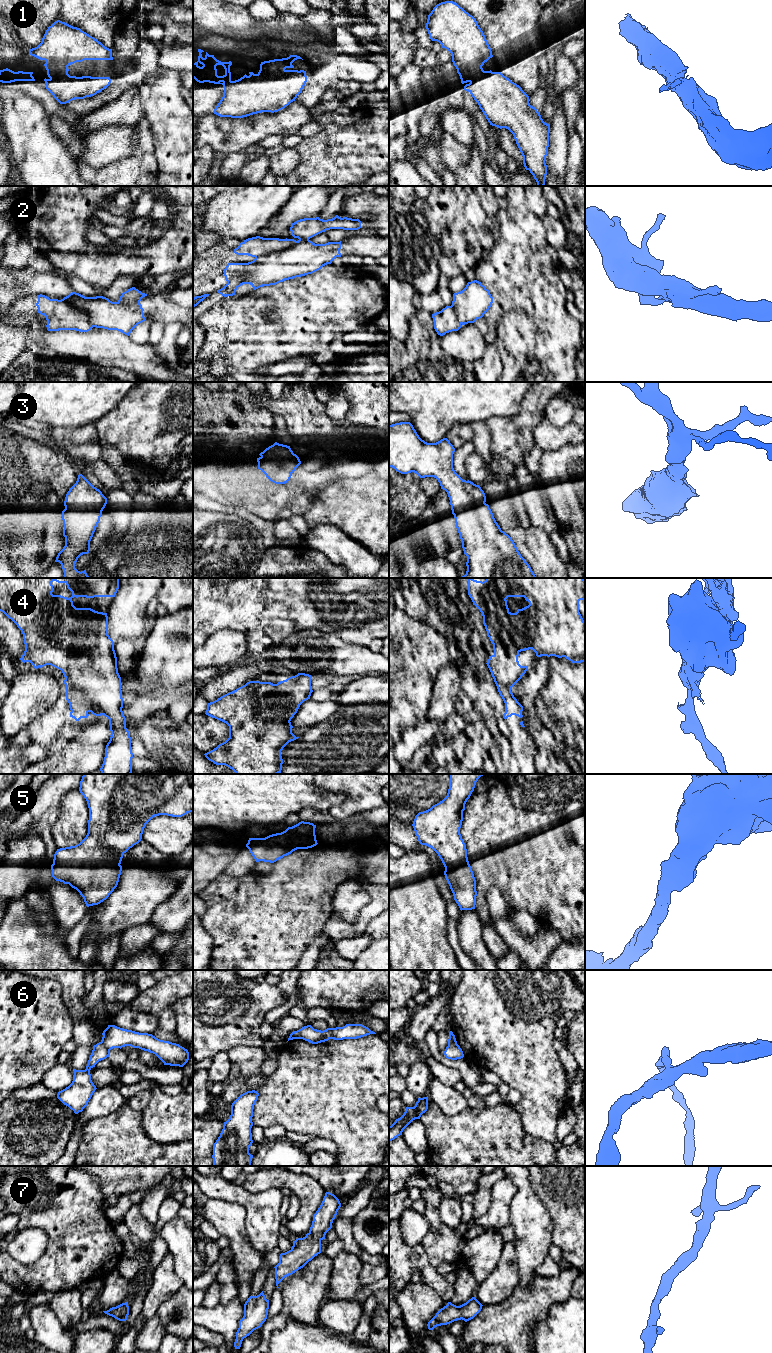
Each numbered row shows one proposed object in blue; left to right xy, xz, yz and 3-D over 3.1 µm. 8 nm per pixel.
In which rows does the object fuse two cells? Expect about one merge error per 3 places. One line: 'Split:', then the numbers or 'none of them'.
Split: 2, 6

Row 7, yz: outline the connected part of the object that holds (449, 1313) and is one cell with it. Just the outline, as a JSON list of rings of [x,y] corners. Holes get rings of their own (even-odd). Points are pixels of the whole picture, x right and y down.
[[[472,1297],[460,1306],[448,1302],[447,1305],[439,1309],[436,1315],[428,1322],[428,1329],[433,1330],[437,1326],[447,1325],[461,1319],[467,1322],[481,1311],[482,1306],[475,1297]]]

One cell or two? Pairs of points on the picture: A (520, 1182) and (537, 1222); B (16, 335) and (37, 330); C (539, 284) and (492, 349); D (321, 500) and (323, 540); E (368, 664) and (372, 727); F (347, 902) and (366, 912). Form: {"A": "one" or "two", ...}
{"A": "one", "B": "one", "C": "two", "D": "two", "E": "two", "F": "two"}

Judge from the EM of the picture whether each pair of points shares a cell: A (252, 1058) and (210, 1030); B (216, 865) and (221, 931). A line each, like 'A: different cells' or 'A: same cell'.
A: different cells
B: different cells

